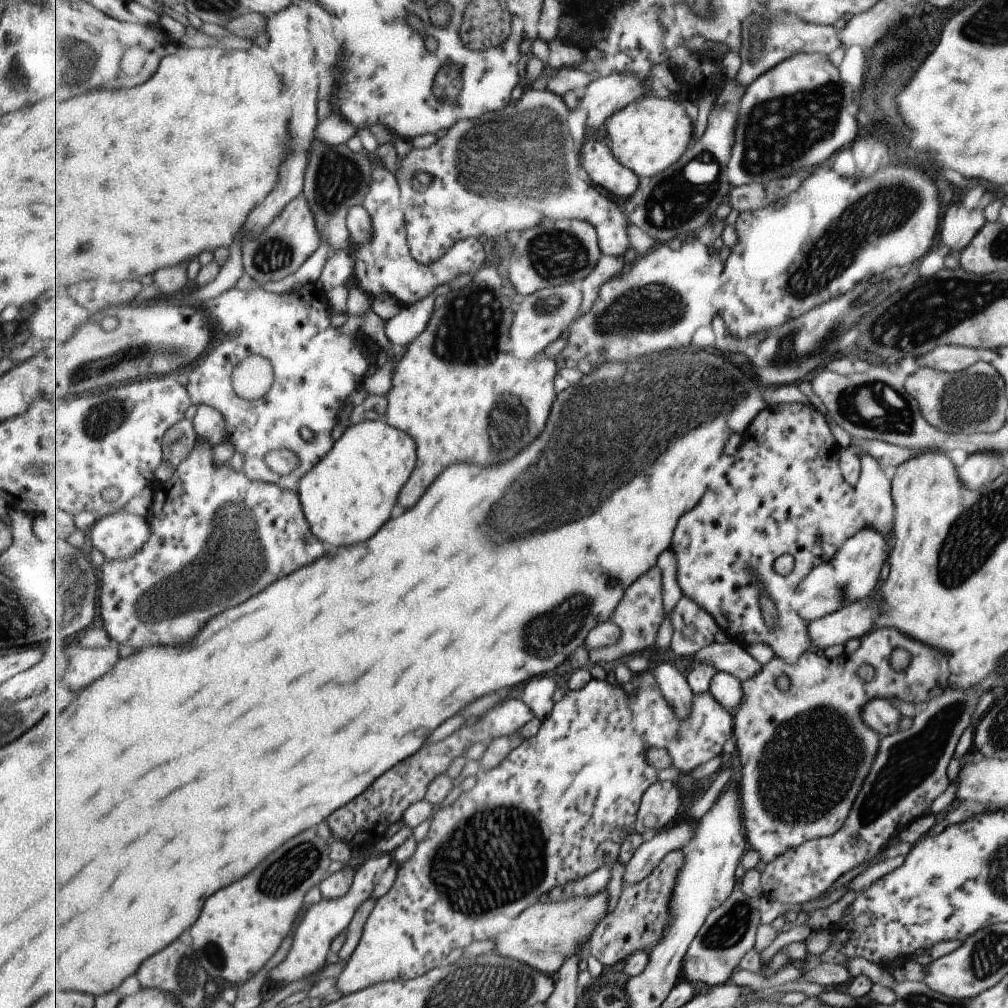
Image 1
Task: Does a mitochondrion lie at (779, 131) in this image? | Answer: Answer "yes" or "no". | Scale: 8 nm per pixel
yes

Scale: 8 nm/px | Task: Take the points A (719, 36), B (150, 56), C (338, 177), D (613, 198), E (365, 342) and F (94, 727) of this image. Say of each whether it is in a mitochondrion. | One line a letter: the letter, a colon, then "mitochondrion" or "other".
A: other
B: other
C: mitochondrion
D: other
E: other
F: other

